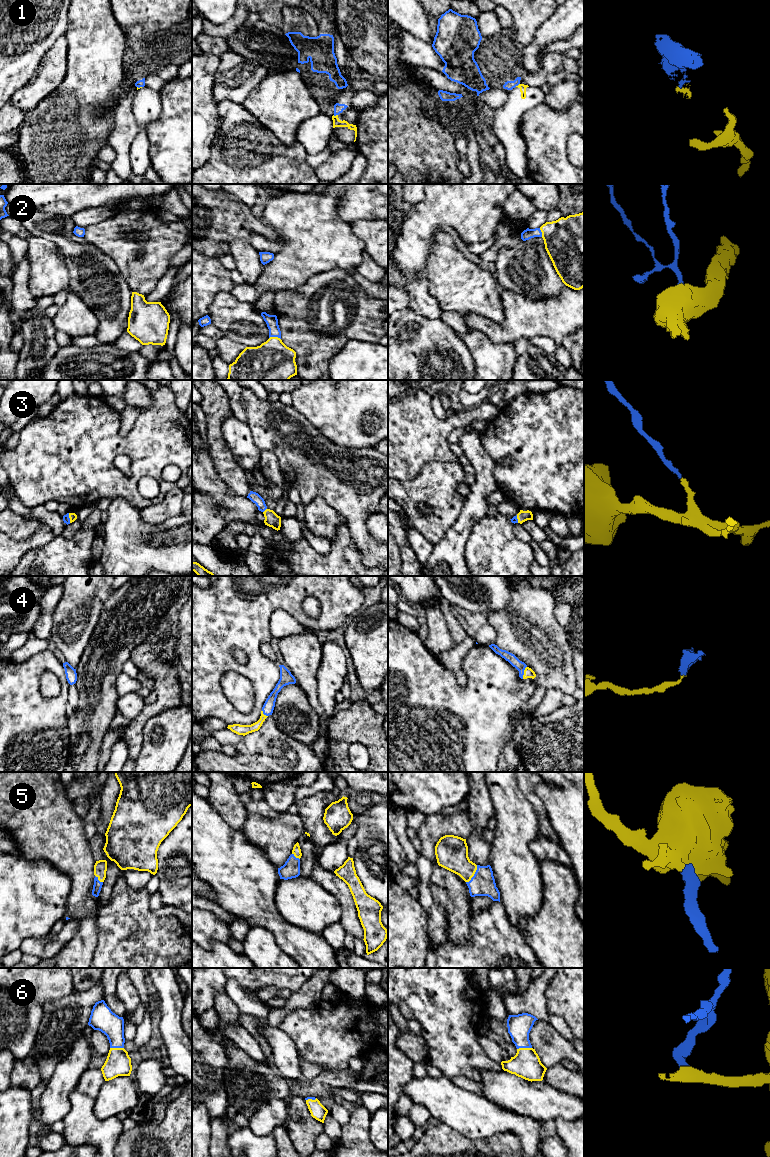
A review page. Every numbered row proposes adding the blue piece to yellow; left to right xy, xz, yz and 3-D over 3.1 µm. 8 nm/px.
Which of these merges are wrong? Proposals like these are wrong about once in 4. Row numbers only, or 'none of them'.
1

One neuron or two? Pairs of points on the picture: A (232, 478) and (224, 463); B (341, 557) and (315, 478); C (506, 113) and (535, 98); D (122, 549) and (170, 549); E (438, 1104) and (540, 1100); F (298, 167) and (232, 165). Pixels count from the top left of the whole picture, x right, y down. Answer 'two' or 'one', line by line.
A: one
B: two
C: one
D: one
E: two
F: one

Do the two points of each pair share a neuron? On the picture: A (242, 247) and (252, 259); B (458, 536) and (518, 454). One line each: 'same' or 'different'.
A: same
B: different

